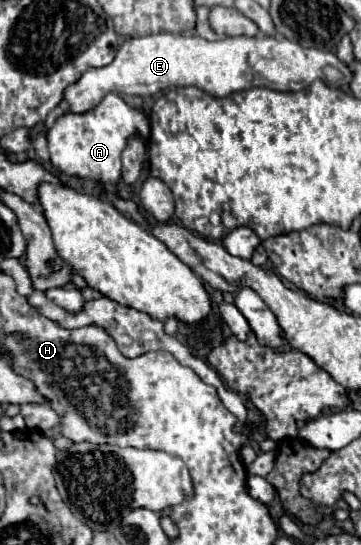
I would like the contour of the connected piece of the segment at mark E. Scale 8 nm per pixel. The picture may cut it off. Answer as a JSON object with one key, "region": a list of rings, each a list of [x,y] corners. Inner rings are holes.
{"region":[[[158,32],[140,38],[128,38],[112,64],[104,68],[90,68],[82,78],[64,90],[66,114],[90,112],[108,92],[114,94],[134,94],[134,96],[154,96],[156,92],[172,86],[198,86],[210,96],[224,98],[234,92],[242,92],[254,86],[266,86],[280,92],[294,92],[308,88],[314,80],[324,78],[322,68],[334,66],[344,72],[344,64],[332,54],[316,48],[302,48],[282,36],[270,38],[222,38],[208,42],[200,36],[182,36],[172,32]],[[338,62],[338,66],[336,66]]]}

